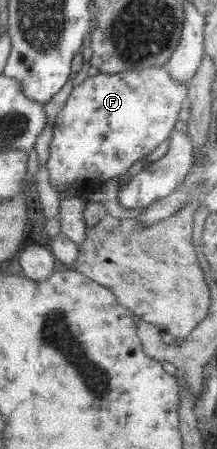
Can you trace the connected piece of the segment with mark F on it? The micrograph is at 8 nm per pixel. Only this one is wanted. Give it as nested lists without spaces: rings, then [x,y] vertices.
[[[165,66],[149,67],[140,71],[121,71],[115,74],[101,73],[94,76],[82,74],[72,88],[62,110],[54,119],[52,142],[49,147],[49,181],[60,191],[76,186],[88,195],[102,187],[107,179],[122,177],[138,159],[151,154],[160,143],[171,136],[179,113],[187,103],[188,88],[185,83],[172,79]]]

